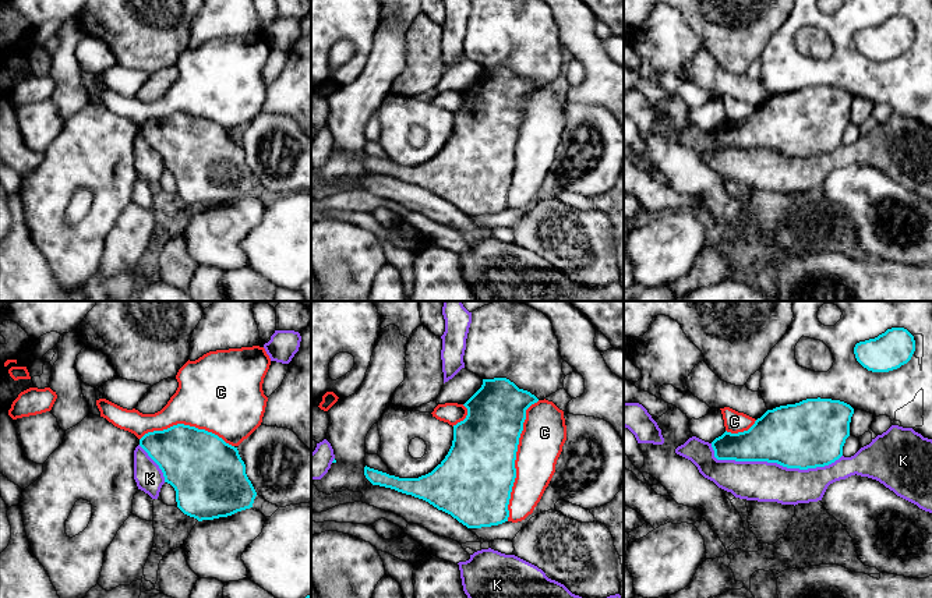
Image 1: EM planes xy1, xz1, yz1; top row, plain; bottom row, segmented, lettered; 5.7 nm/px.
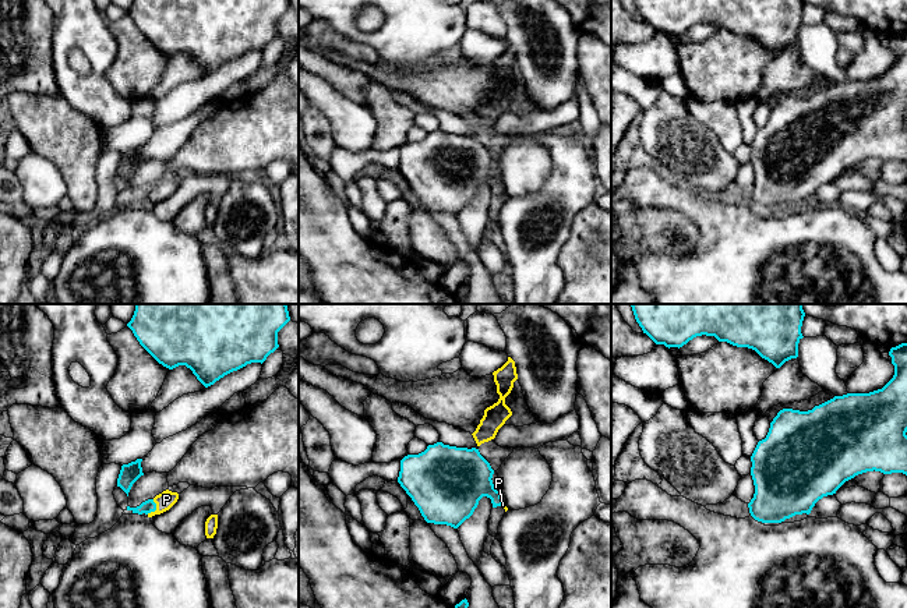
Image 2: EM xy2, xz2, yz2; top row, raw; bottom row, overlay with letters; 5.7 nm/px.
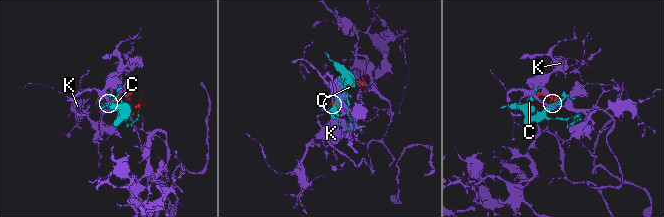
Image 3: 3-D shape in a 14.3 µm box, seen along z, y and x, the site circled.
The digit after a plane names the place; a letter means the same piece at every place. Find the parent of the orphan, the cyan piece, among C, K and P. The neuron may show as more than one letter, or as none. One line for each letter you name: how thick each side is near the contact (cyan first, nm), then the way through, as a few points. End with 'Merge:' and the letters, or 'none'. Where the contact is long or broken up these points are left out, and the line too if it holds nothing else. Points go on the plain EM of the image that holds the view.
P: 70 nm thick on the cyan side, 100 nm on the other
Merge: P

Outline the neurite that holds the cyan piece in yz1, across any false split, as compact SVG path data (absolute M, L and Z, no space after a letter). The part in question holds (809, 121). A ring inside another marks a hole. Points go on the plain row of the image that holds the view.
M806 86L795 92L767 98L744 120L724 120L712 130L717 148L767 149L787 156L825 155L843 144L843 134L850 124L854 96L840 88Z

